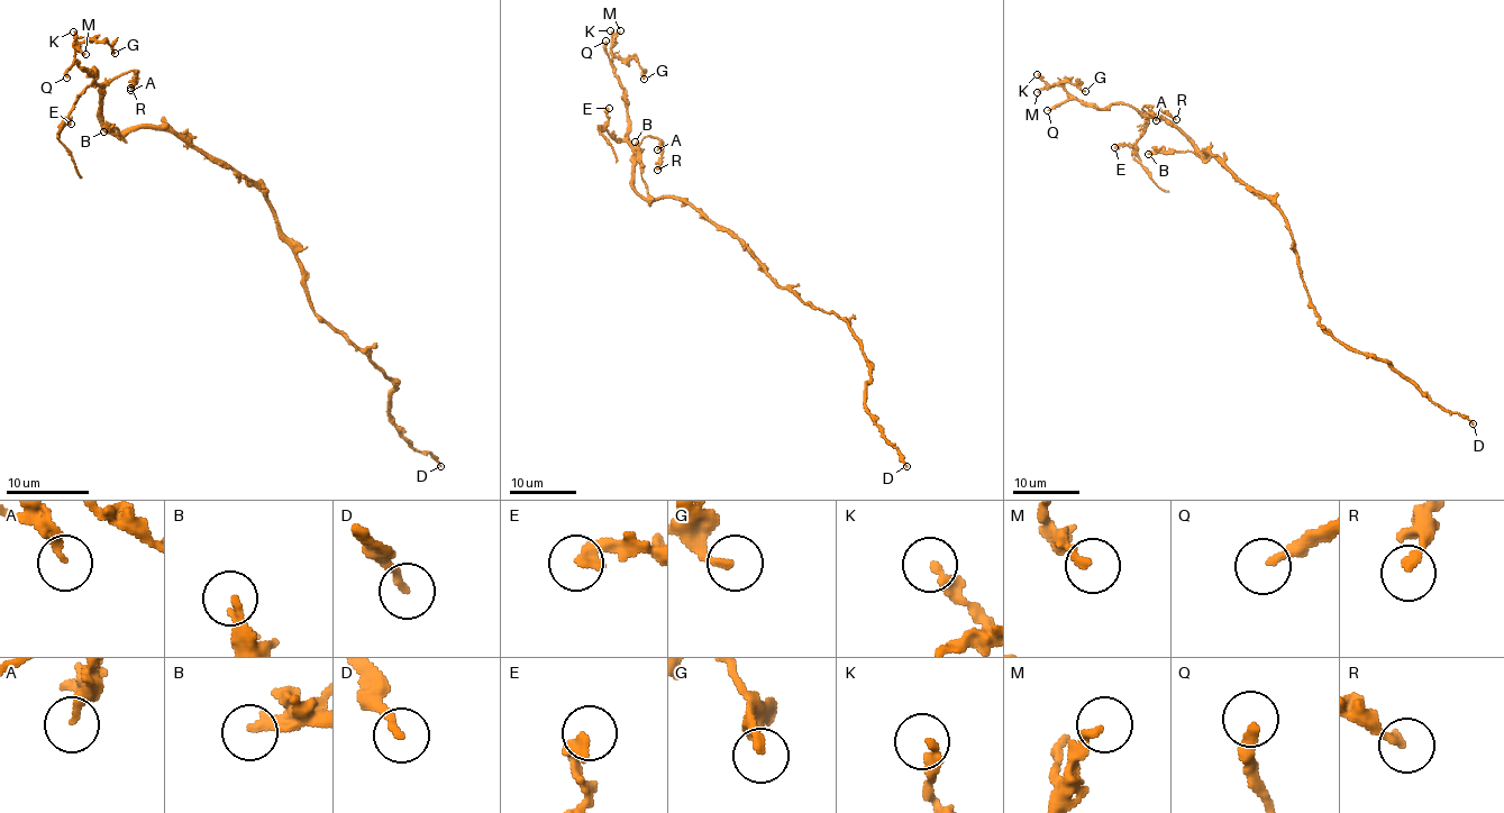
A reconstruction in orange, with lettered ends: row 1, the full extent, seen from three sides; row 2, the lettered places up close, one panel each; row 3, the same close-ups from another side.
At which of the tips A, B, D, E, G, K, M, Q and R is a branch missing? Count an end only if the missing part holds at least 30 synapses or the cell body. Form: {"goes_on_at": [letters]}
{"goes_on_at": ["Q"]}

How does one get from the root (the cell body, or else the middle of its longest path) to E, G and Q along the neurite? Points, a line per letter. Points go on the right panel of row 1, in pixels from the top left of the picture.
E: (1270, 201), (1159, 119), (1148, 117), (1148, 126), (1132, 144), (1114, 147)
G: (1270, 201), (1210, 153), (1203, 154), (1173, 126), (1124, 103), (1083, 103), (1064, 88), (1064, 81), (1085, 91)
Q: (1270, 201), (1210, 153), (1203, 154), (1173, 126), (1129, 106), (1094, 107), (1070, 99), (1047, 110)

